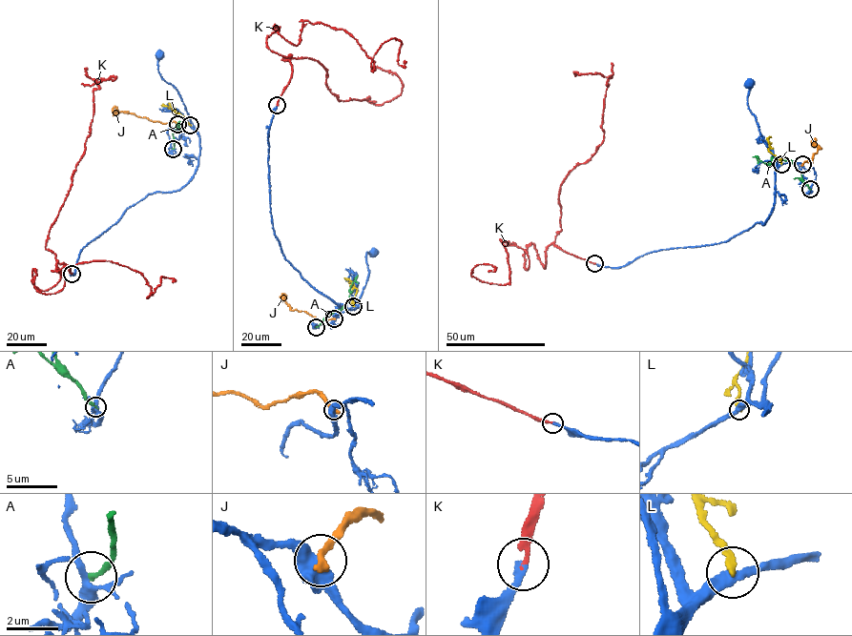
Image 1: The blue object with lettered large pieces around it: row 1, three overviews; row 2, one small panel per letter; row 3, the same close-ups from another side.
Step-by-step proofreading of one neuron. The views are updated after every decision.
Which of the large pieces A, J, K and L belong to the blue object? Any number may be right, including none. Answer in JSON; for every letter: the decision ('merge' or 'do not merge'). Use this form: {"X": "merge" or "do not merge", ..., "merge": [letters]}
{"A": "do not merge", "J": "do not merge", "K": "merge", "L": "do not merge", "merge": ["K"]}

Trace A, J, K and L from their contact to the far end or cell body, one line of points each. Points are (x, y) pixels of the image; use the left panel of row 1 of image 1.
A: (173, 149), (173, 134), (178, 122), (181, 122), (178, 130), (178, 124), (184, 129)
J: (177, 125), (175, 121), (164, 124), (115, 111)
K: (72, 274), (32, 281), (57, 293), (55, 271), (102, 261), (142, 275), (146, 298), (174, 281)
L: (190, 125), (175, 109), (161, 105)

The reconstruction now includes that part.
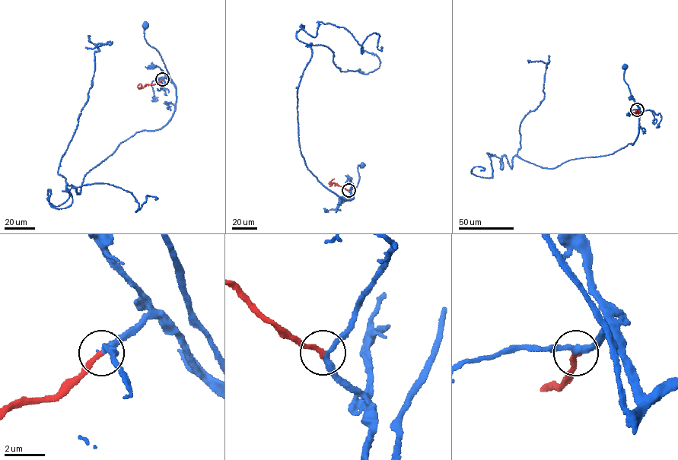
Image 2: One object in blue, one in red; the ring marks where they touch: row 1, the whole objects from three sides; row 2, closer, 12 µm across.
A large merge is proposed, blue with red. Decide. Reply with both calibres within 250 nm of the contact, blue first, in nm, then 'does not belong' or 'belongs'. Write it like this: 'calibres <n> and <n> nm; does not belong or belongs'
calibres 280 and 240 nm; belongs

